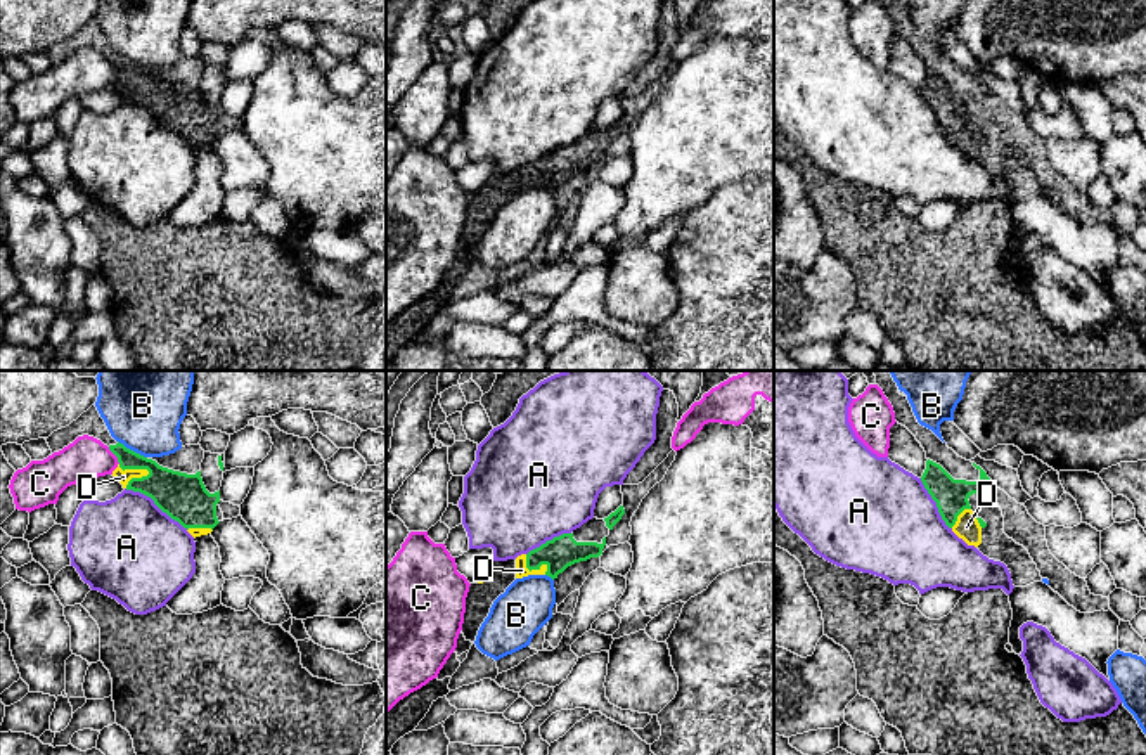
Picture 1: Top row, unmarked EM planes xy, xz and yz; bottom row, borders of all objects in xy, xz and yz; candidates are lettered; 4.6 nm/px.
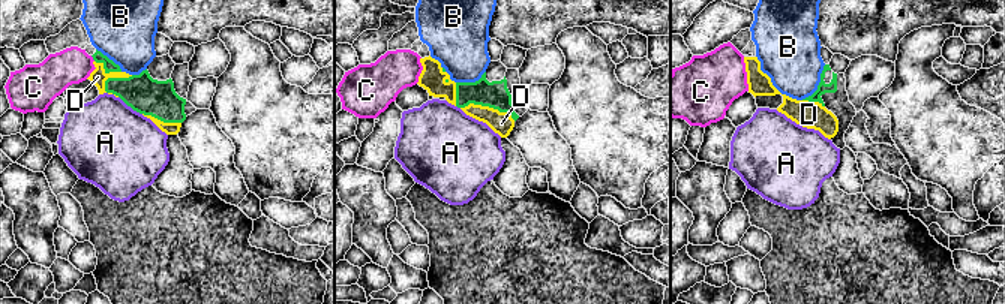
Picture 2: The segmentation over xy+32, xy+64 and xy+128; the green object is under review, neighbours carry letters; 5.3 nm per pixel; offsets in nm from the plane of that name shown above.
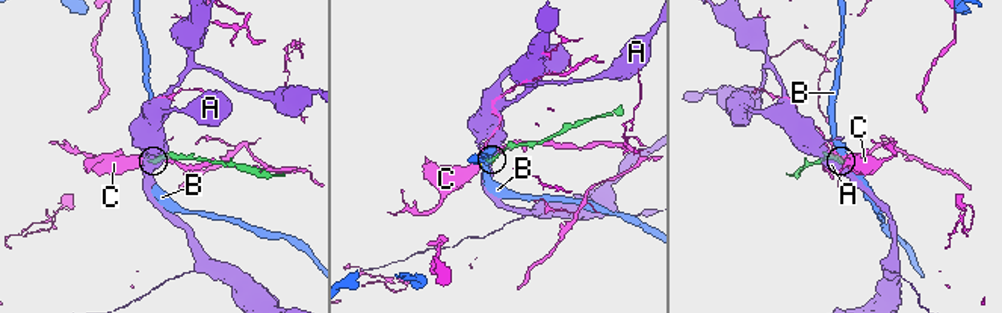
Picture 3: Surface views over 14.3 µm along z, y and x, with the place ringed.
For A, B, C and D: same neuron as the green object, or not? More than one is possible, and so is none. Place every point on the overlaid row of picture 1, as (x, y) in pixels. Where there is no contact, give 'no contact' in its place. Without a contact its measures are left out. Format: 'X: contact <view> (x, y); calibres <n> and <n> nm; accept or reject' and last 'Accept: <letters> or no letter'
A: contact xy (156, 504); calibres 220 and 480 nm; reject
B: contact xy (132, 451); calibres 180 and 420 nm; reject
C: contact xy (115, 454); calibres 150 and 200 nm; reject
D: contact xy (134, 468); calibres 200 and 60 nm; accept
Accept: D

